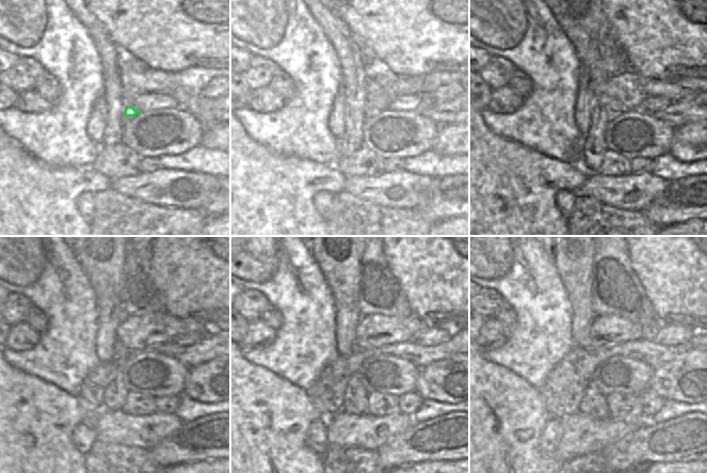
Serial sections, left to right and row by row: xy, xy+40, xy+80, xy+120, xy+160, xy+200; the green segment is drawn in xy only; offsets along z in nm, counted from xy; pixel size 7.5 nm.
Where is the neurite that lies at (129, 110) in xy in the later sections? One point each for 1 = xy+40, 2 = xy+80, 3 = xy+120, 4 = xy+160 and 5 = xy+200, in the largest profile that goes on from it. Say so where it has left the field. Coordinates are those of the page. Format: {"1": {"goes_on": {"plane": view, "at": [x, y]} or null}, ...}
{"1": {"goes_on": {"plane": "xy+40", "at": [383, 85]}}, "2": {"goes_on": {"plane": "xy+80", "at": [624, 92]}}, "3": {"goes_on": {"plane": "xy+120", "at": [138, 332]}}, "4": {"goes_on": {"plane": "xy+160", "at": [372, 331]}}, "5": {"goes_on": {"plane": "xy+200", "at": [605, 330]}}}

